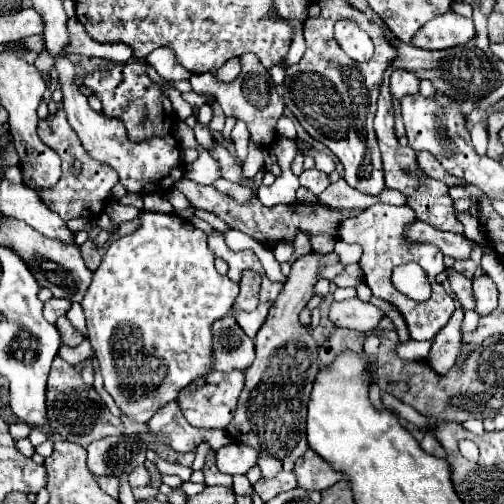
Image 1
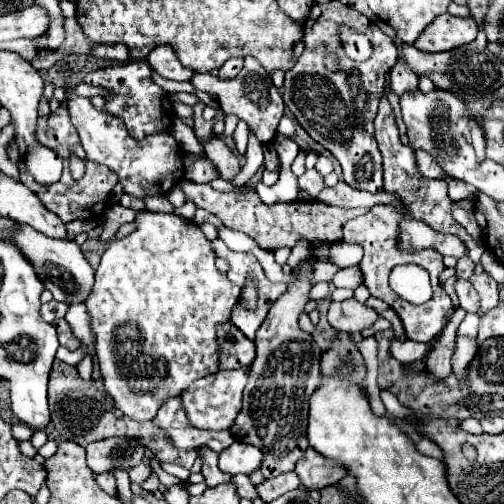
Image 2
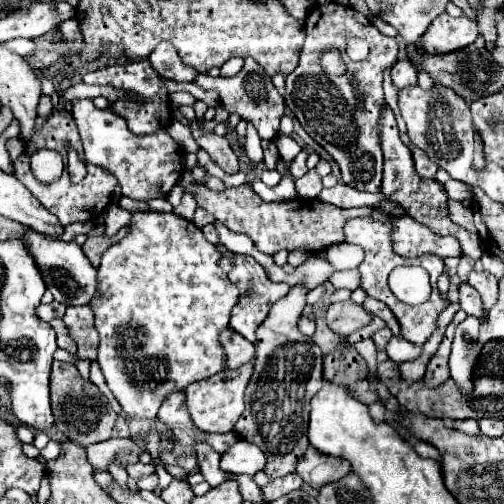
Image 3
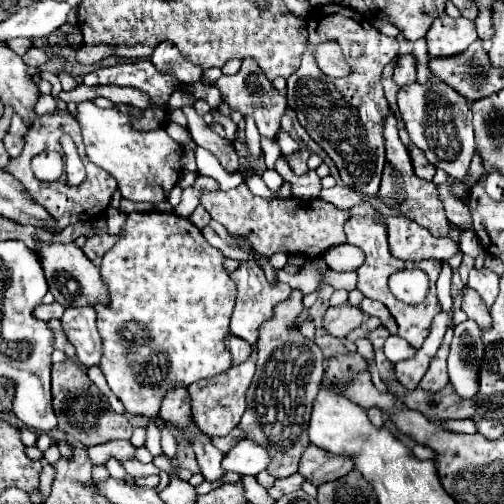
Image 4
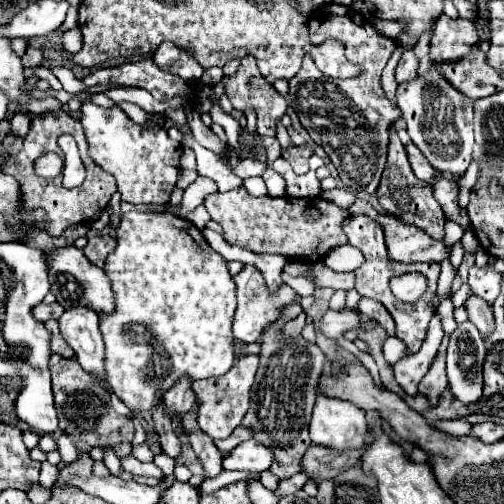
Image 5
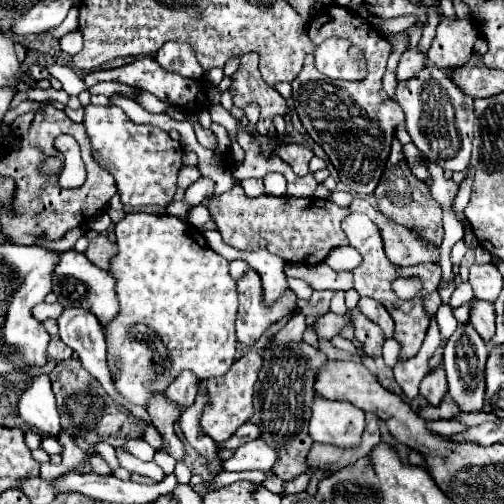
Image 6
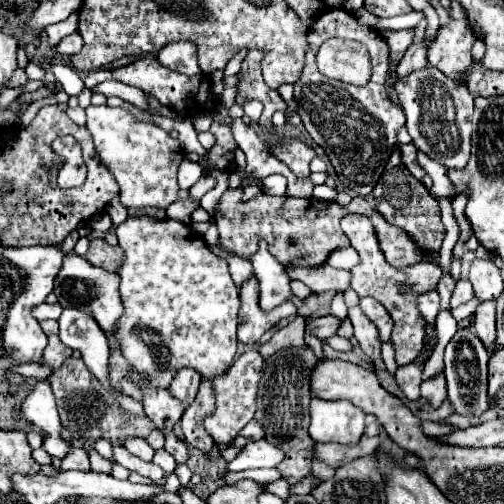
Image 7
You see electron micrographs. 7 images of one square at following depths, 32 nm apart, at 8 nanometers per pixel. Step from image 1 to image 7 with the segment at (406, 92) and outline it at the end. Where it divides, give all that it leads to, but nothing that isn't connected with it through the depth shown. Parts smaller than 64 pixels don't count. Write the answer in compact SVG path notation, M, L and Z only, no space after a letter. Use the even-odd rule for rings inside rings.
M416 42L416 44L412 44L412 46L406 50L406 54L402 56L396 72L398 72L400 78L406 78L408 74L424 68L426 64L428 64L428 62L426 62L426 44L424 44L424 42Z

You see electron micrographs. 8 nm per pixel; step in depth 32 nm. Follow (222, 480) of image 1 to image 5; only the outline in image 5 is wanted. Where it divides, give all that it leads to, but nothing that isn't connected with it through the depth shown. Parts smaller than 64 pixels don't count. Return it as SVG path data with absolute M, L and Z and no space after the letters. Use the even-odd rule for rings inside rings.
M192 408L192 412L188 414L188 428L184 428L184 432L188 434L188 440L190 440L196 456L202 462L206 478L216 478L222 472L224 454L214 446L212 438L198 428L198 424L196 424L196 408Z

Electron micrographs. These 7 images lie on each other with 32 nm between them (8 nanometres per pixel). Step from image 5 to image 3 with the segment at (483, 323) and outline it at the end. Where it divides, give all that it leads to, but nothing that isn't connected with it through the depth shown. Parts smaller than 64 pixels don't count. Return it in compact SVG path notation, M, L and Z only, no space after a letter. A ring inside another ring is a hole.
M460 282L458 286L458 292L460 292L460 308L466 312L466 314L472 314L472 316L478 316L480 320L484 318L484 310L482 310L482 304L480 304L480 294L468 284L468 282Z

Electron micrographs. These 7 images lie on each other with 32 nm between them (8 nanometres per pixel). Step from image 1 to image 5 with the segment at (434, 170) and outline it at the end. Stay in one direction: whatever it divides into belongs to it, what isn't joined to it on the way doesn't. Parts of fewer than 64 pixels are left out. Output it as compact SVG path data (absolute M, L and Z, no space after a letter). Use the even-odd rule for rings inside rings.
M412 142L406 145L405 149L416 178L430 182L434 178L434 168L428 164L428 160L426 160L422 152Z

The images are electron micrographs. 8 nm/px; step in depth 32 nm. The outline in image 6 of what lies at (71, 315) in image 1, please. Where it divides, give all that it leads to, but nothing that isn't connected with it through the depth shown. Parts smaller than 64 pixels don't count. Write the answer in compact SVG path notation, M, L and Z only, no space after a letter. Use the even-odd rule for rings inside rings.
M68 308L58 318L58 326L60 326L60 338L78 354L82 366L88 368L88 372L94 378L98 378L98 382L108 390L108 394L117 403L127 408L135 417L149 419L149 414L143 406L130 404L122 395L116 394L116 390L112 388L112 380L108 378L108 366L106 366L106 340L104 340L104 334L102 334L102 328L100 328L98 318L92 312L84 310L84 308Z

